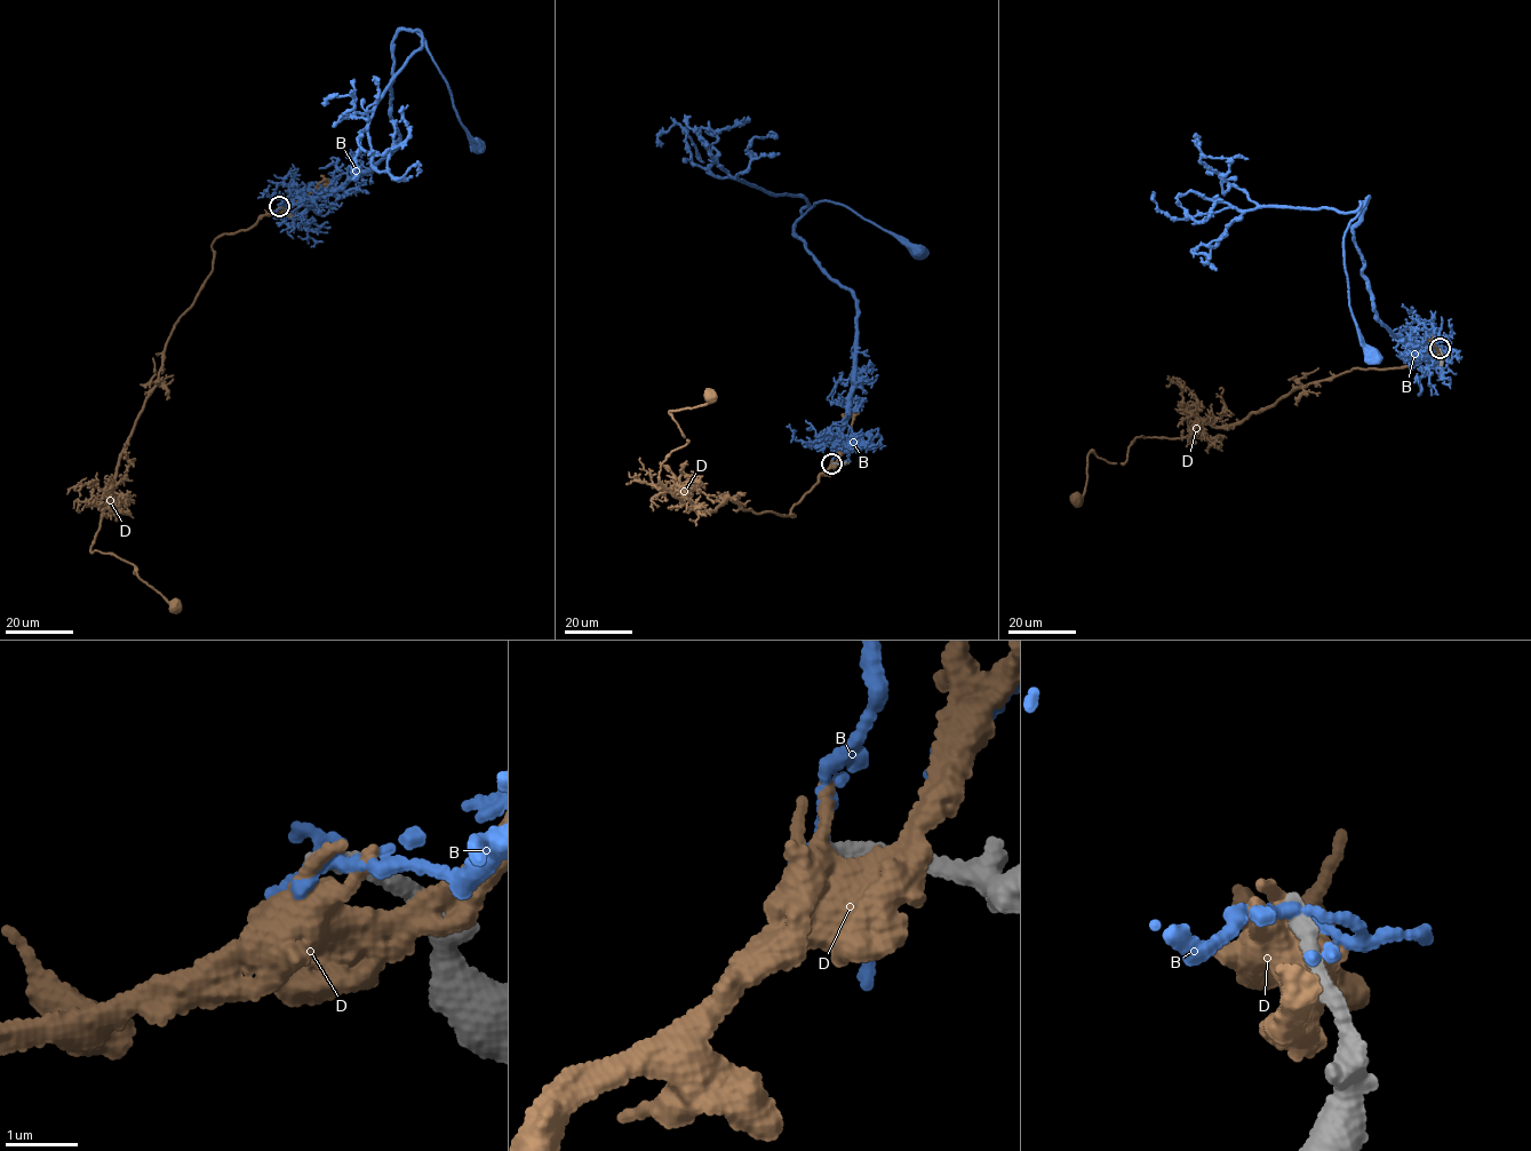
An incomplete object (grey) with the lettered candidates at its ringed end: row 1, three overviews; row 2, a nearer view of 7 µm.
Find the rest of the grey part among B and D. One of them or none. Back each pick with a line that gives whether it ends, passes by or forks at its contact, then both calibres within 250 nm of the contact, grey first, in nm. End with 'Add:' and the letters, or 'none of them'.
Add: none of them

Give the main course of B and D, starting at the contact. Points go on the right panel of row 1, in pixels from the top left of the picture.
B: (1440, 349), (1411, 344), (1377, 319), (1353, 236), (1366, 197), (1342, 245), (1352, 315), (1370, 358)
D: (1438, 349), (1432, 342), (1414, 364), (1316, 381), (1227, 426), (1135, 438), (1125, 462), (1090, 452), (1076, 498)

